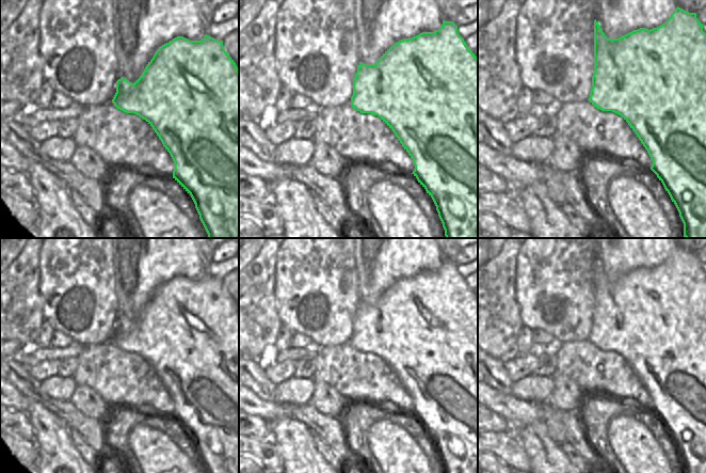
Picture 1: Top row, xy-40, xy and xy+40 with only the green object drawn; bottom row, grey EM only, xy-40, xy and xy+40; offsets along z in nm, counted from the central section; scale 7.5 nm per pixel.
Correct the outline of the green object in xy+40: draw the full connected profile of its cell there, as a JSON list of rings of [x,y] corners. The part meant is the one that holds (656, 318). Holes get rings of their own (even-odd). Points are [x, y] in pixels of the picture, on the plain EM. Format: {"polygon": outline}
{"polygon": [[[677,246],[661,265],[651,269],[640,267],[619,278],[608,278],[595,258],[594,313],[588,340],[601,350],[612,350],[621,354],[635,370],[653,400],[651,409],[662,422],[679,452],[684,462],[684,473],[706,473],[706,272],[703,270],[703,264],[696,257],[696,252],[689,252]]]}

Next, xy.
{"polygon": [[[443,259],[443,264],[435,271],[422,271],[412,278],[395,282],[375,303],[359,301],[353,319],[351,345],[360,352],[378,354],[394,370],[413,398],[415,408],[412,413],[432,437],[445,473],[478,473],[478,297],[458,272],[458,265],[453,261]]]}

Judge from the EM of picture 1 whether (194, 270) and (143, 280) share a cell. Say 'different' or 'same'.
same

